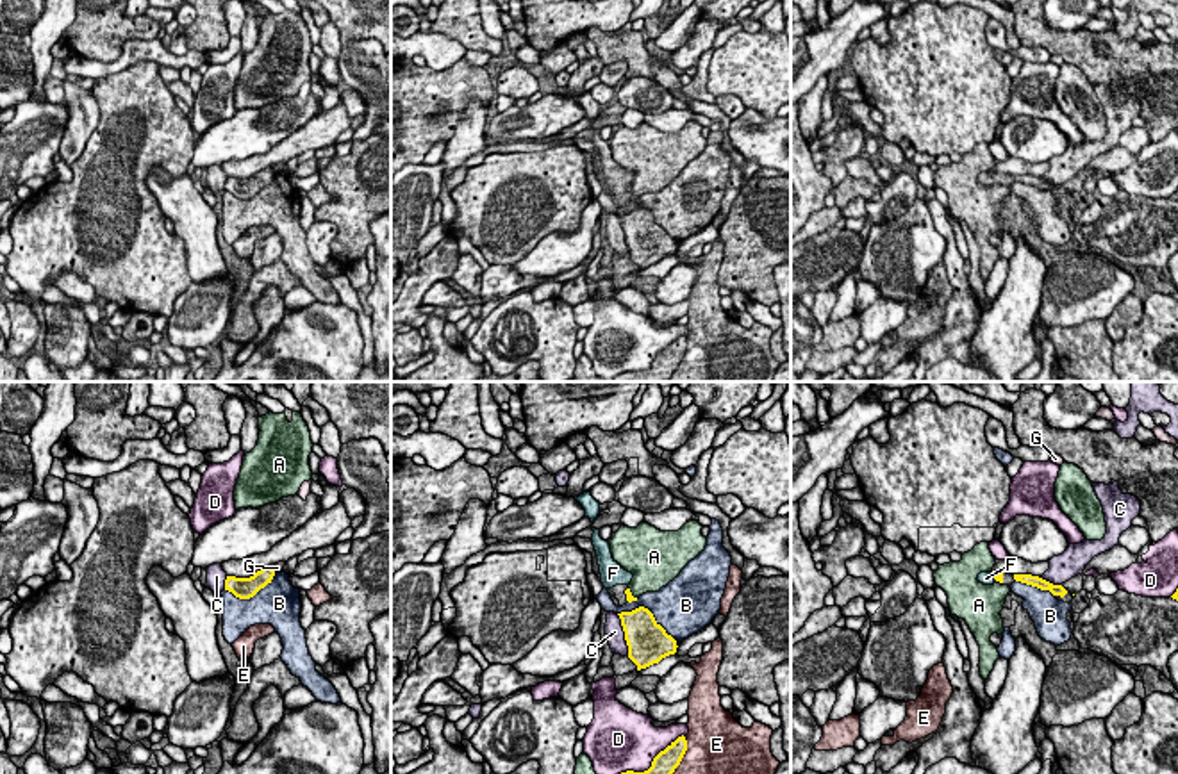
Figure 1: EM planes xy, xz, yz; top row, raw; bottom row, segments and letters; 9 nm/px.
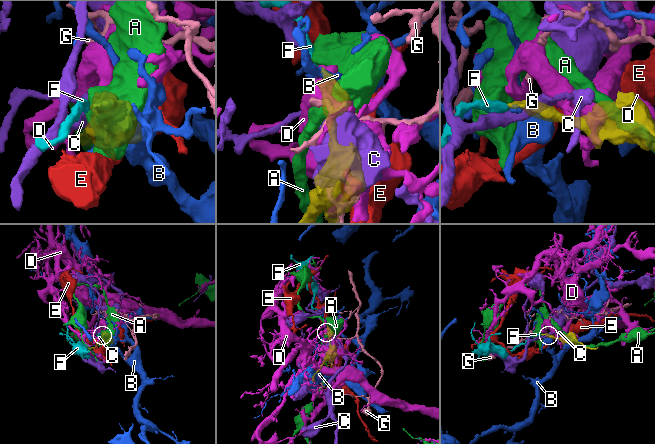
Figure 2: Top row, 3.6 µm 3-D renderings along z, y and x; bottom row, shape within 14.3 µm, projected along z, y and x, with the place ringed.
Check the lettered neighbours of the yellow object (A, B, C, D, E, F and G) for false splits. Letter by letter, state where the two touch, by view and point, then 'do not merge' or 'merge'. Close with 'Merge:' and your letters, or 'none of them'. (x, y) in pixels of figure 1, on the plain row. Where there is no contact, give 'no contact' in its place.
A: meets yellow in xz at (630, 193); do not merge
B: meets yellow in xz at (648, 211); do not merge
C: meets yellow in xz at (625, 236); do not merge
D: meets yellow in xz at (650, 368); do not merge
E: meets yellow in xz at (682, 357); do not merge
F: meets yellow in yz at (993, 175); merge
G: meets yellow in xy at (272, 170); do not merge
Merge: F

